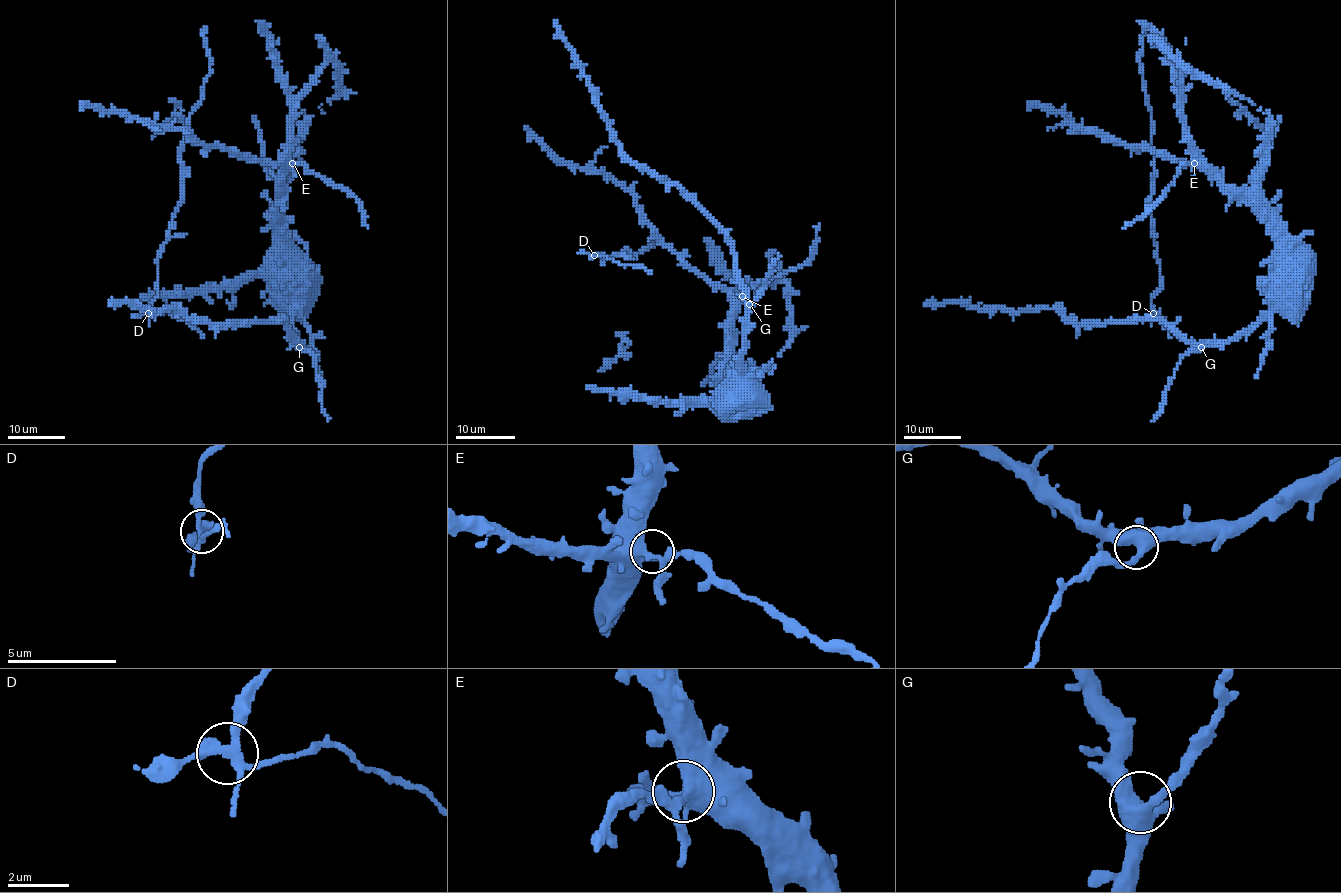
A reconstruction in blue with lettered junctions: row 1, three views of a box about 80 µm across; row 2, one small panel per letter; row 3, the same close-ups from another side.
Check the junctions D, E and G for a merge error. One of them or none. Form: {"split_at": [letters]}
{"split_at": ["D"]}

